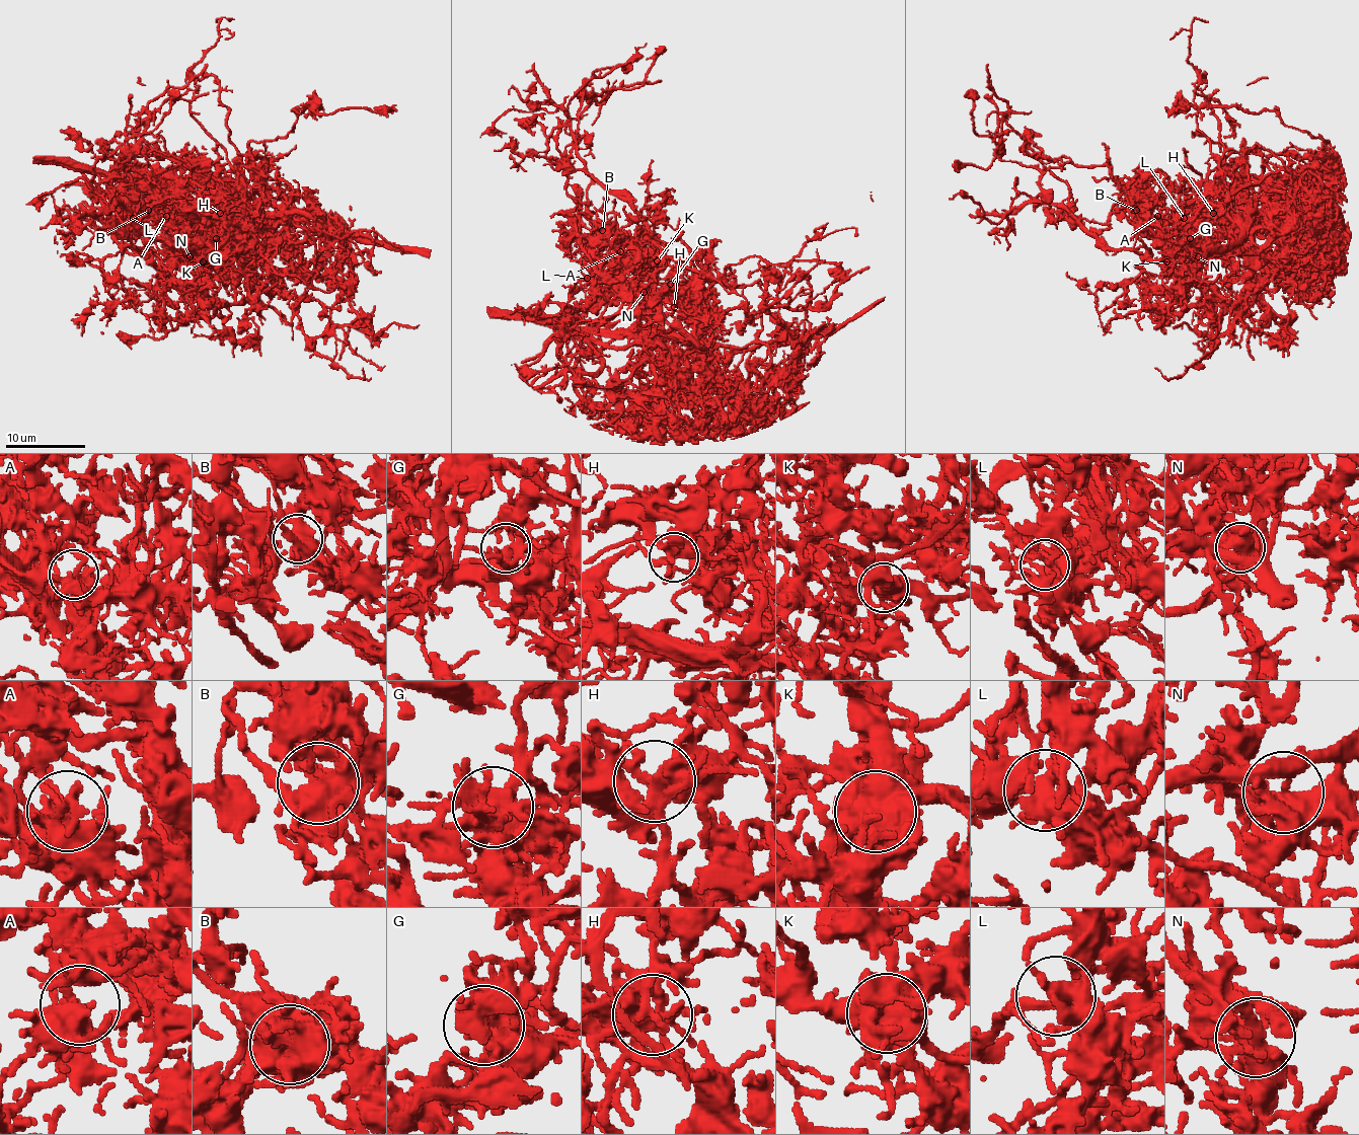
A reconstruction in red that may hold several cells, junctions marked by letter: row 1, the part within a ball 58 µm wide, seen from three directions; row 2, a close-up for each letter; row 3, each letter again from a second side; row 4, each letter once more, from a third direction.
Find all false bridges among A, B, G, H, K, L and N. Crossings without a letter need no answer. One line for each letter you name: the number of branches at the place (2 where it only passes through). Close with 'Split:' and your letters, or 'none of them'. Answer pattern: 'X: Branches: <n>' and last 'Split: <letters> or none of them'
K: Branches: 6
N: Branches: 6
Split: K, N

